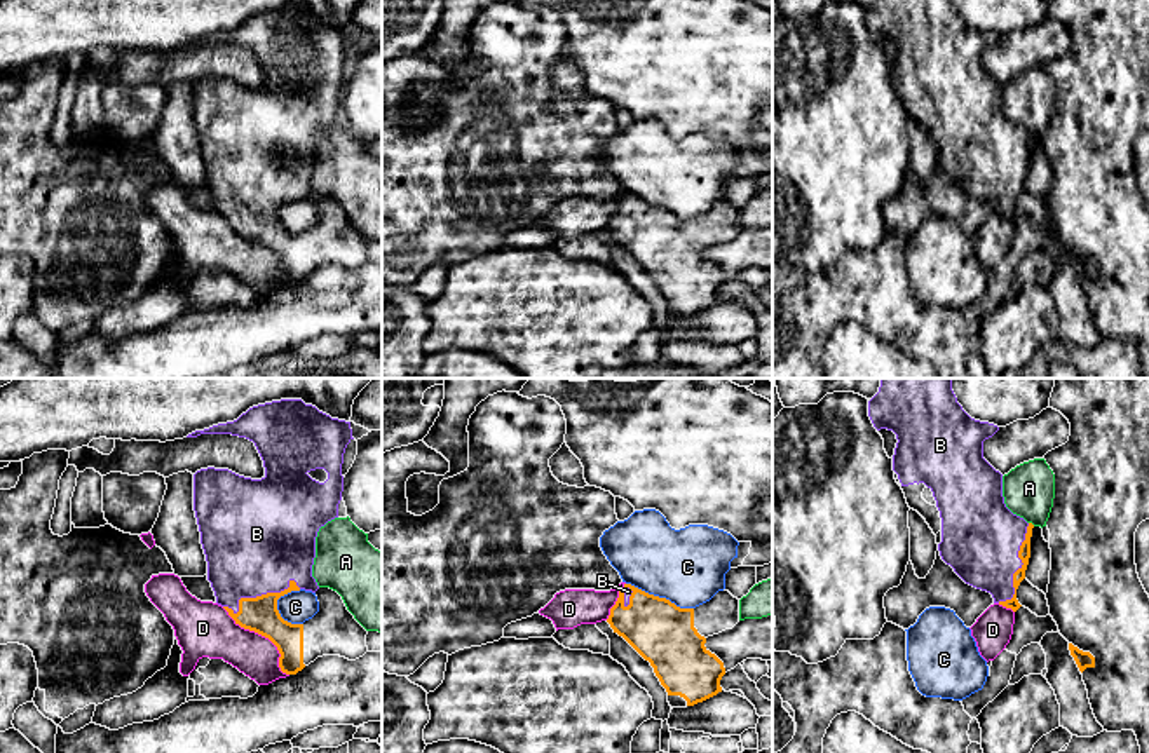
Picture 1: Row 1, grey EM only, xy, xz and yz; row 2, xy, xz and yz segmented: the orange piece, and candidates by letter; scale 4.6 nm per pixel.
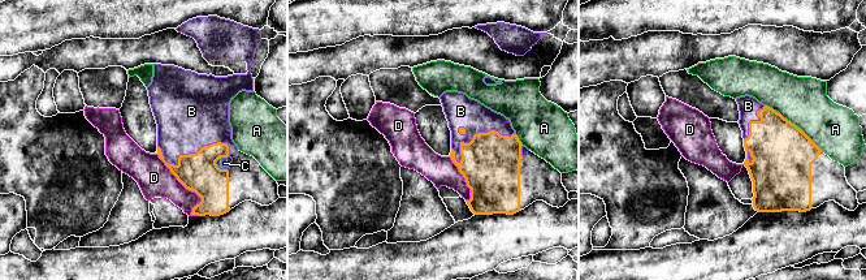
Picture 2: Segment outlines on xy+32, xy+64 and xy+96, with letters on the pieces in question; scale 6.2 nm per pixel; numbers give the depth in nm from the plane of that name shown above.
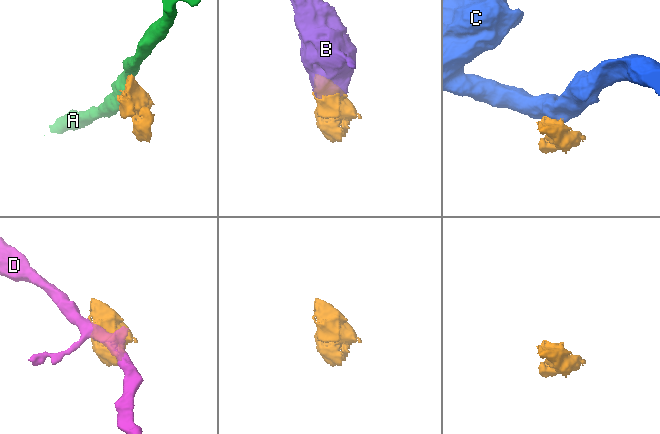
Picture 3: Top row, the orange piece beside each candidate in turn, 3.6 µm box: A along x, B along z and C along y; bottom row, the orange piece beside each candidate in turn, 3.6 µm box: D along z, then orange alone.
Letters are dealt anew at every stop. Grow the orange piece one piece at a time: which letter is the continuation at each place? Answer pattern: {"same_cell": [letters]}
{"same_cell": ["B"]}

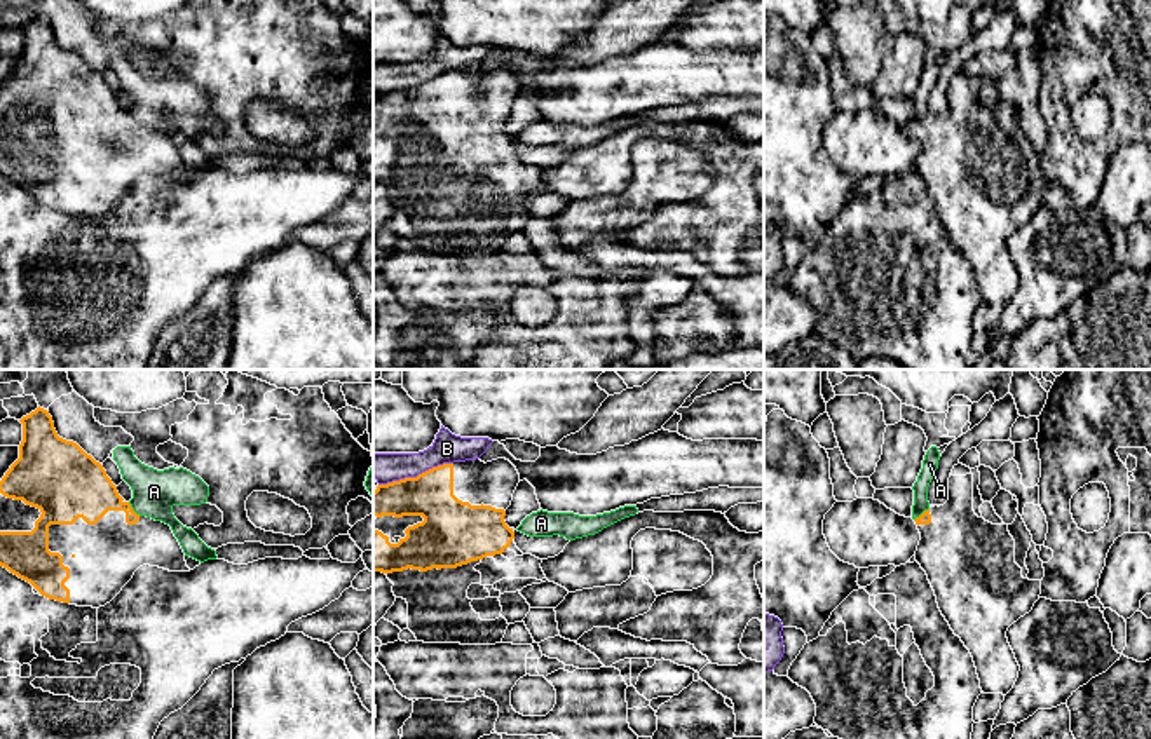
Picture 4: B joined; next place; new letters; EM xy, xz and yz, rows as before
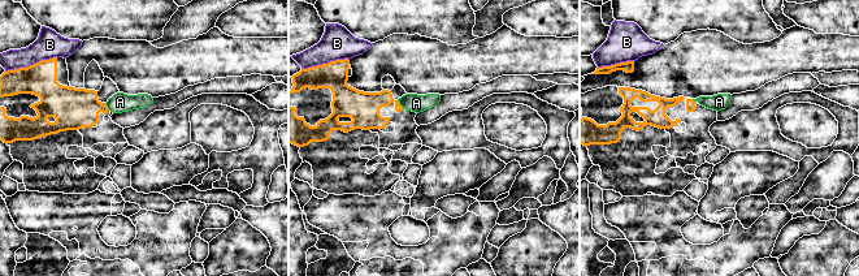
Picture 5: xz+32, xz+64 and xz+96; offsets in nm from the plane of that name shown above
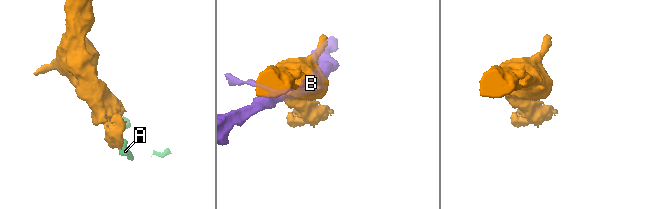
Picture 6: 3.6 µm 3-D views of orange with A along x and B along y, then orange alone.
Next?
{"same_cell": []}

